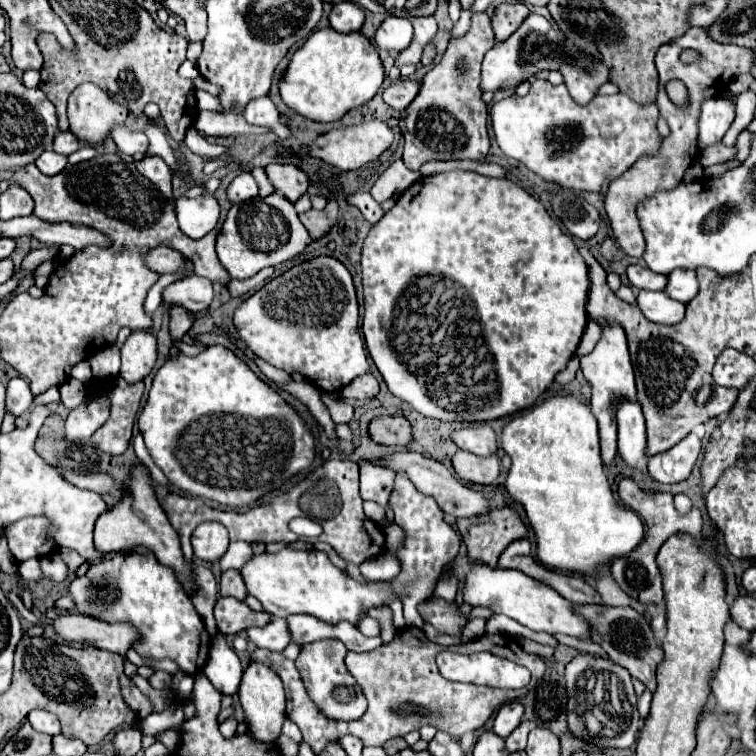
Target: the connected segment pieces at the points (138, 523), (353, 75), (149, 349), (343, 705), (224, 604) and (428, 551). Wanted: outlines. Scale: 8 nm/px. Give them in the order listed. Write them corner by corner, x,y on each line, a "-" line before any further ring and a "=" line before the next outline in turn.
137,459
135,465
131,467
131,475
125,483
129,483
129,495
125,495
125,499
121,499
121,503
115,503
105,515
99,515
99,519
95,523
95,547
97,547
97,551
105,555
105,553
115,553
115,551
125,551
131,547
147,547
149,551
155,553
155,557
163,565
169,565
177,571
181,585
189,593
193,589
191,571
189,571
187,563
183,561
179,537
177,537
175,529
171,527
165,511
161,511
159,499
157,499
155,489
153,489
153,479
151,479
149,467
=
351,1
333,5
329,13
329,23
333,29
325,27
311,33
309,39
293,55
283,81
279,83
281,99
289,109
311,121
339,121
347,111
361,107
377,95
385,75
381,59
375,45
367,37
353,33
361,29
363,21
365,13
359,5
=
133,331
121,347
121,371
119,375
127,383
145,379
157,361
157,337
145,331
=
323,639
317,643
305,643
295,661
311,701
325,713
325,717
333,721
355,721
363,717
367,709
367,699
363,697
357,681
345,667
345,653
347,647
339,639
=
219,597
215,603
215,619
217,629
225,635
235,635
249,627
263,627
269,623
269,615
265,611
257,613
247,607
245,601
237,601
233,597
=
397,473
389,505
391,505
393,513
395,513
395,523
405,529
405,543
397,551
397,555
401,559
401,573
391,583
393,583
393,589
401,595
407,625
409,627
411,625
413,627
423,627
423,619
421,619
421,615
417,611
417,605
427,601
433,595
435,583
441,577
443,567
453,557
457,557
459,545
461,545
461,535
457,531
453,531
443,521
443,511
439,509
435,499
419,493
415,489
415,485
403,473

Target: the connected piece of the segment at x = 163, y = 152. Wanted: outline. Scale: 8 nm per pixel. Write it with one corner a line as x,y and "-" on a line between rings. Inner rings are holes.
151,125
151,127
145,131
145,135
149,137
149,151
147,151
147,155
159,155
159,157
165,159
165,163
167,163
171,169
175,169
177,161
175,161
175,155
173,155
173,151
171,151
169,143
167,143
165,133
159,131
155,125

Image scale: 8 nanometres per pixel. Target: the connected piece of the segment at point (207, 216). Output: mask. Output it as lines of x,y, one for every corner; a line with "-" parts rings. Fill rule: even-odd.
203,193
201,197
179,197
177,219
181,231
191,239
201,239
215,229
219,221
219,203
213,195

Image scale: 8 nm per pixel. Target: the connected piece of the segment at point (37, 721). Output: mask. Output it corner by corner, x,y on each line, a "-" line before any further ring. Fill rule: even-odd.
31,711
29,715
27,715
27,719
29,719
29,723
31,723
31,727
35,729
35,731
39,731
39,733
47,733
47,735
57,735
57,733
61,733
61,729
59,729
59,719
53,715
53,713
47,713
47,711

